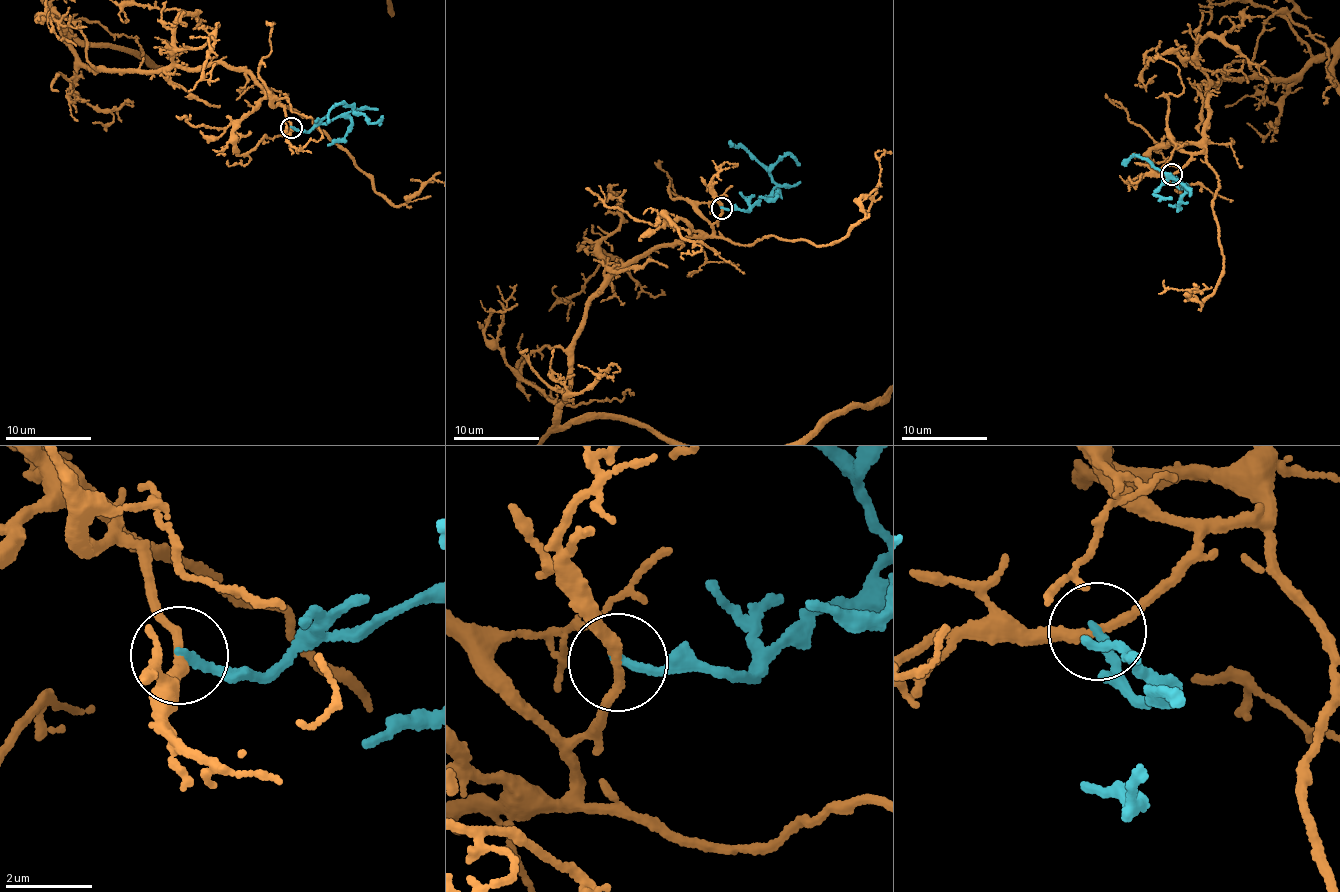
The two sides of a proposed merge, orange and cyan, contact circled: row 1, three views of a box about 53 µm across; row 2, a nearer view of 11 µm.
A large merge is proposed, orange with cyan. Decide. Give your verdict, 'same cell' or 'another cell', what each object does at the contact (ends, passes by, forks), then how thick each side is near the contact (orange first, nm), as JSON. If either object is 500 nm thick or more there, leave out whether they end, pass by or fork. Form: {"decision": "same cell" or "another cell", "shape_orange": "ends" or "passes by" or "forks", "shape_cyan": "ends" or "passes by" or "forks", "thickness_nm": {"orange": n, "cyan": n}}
{"decision": "another cell", "shape_orange": "passes by", "shape_cyan": "ends", "thickness_nm": {"orange": 220, "cyan": 200}}

